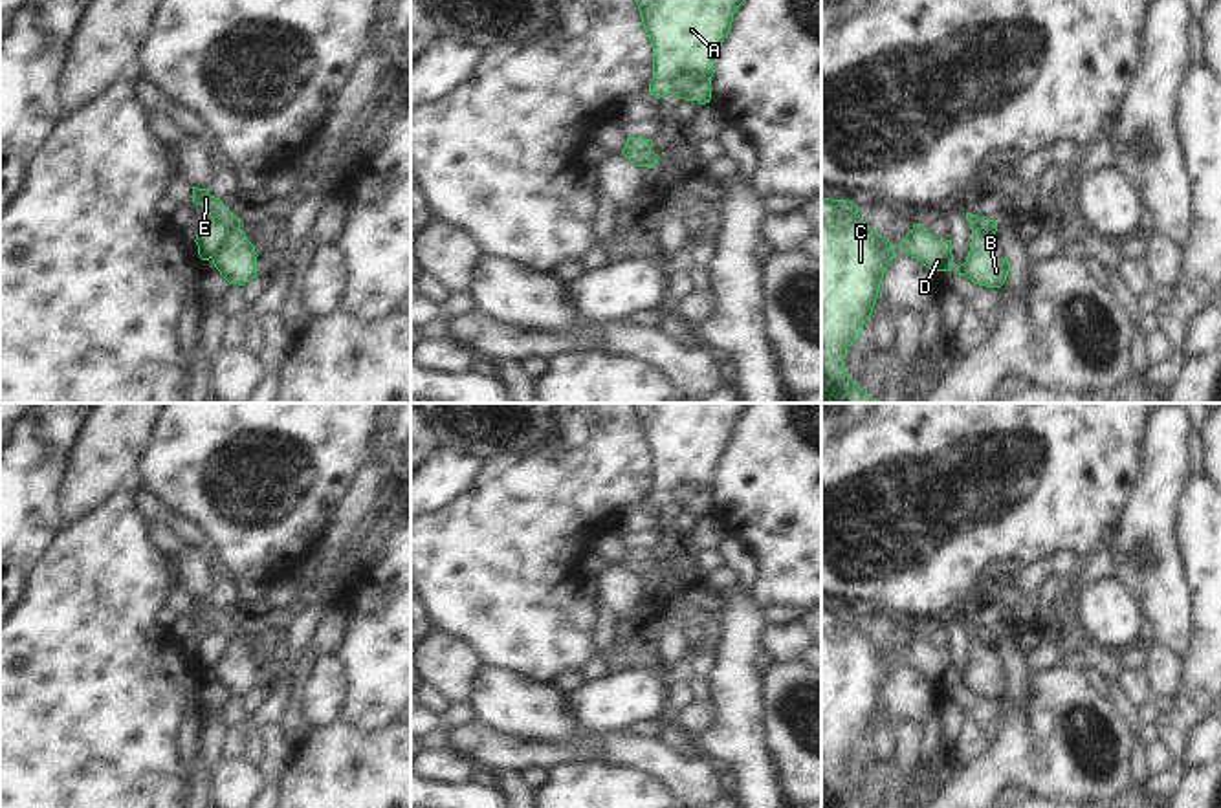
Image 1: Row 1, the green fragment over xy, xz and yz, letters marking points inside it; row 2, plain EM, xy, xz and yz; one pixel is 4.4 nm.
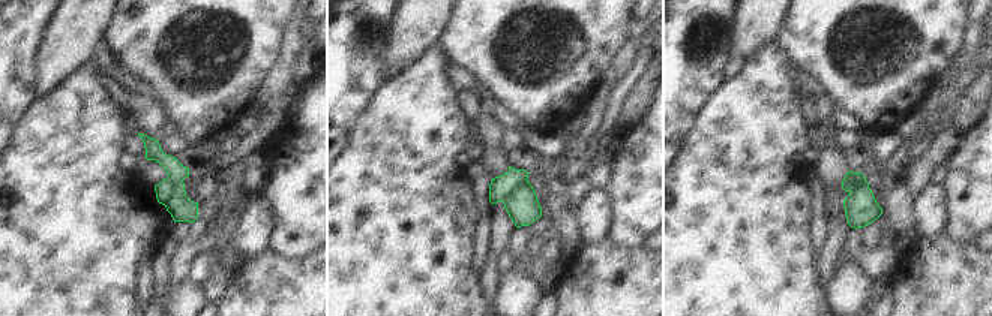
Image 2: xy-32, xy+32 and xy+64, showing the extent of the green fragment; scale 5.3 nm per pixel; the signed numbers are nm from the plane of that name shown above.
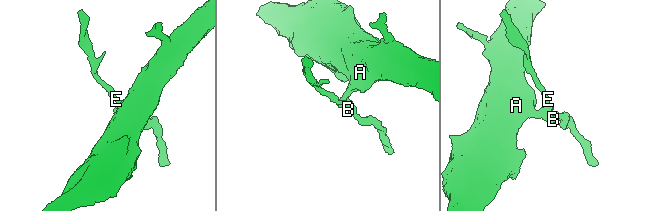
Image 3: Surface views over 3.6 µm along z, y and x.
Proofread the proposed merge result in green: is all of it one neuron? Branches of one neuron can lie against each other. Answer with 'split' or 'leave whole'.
split

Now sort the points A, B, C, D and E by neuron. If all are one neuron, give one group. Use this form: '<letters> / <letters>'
A C D / B E

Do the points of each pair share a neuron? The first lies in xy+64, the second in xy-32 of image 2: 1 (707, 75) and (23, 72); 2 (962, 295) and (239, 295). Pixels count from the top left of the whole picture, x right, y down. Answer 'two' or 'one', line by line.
1: one
2: one

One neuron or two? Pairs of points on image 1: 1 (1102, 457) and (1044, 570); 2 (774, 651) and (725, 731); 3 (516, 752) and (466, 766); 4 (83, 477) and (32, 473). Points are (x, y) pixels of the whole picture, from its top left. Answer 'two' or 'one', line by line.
1: two
2: two
3: two
4: two

